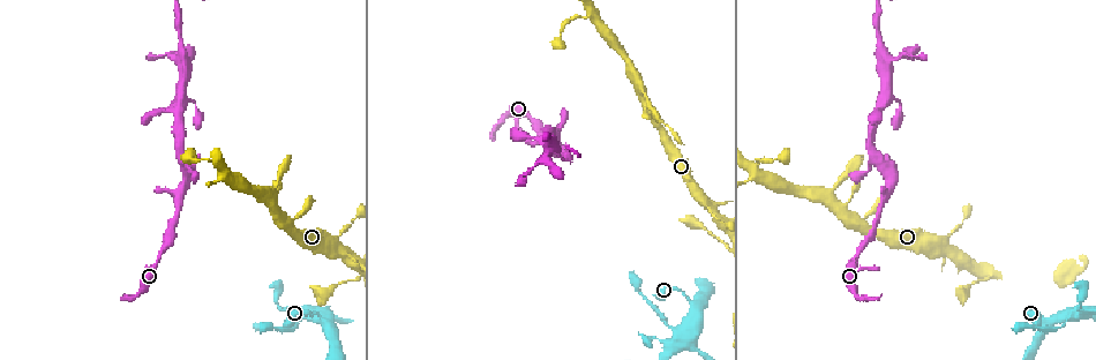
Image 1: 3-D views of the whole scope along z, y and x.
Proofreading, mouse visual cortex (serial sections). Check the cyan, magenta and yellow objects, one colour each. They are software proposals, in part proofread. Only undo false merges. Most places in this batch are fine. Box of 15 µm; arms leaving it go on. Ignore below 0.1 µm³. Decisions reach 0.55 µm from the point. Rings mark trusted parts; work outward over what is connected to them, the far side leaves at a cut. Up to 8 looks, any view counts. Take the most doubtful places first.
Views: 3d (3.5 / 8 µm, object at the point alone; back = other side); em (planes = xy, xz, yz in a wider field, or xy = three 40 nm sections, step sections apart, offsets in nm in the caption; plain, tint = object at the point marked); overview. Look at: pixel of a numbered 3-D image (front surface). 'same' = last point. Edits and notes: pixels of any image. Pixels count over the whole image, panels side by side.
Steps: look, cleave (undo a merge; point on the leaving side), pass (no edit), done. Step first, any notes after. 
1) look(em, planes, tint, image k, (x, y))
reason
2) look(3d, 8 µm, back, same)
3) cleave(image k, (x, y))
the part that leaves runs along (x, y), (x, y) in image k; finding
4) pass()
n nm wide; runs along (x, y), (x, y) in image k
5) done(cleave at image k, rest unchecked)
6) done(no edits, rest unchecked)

look(3d, 3.5 µm, image 1, (688, 325))
four arms meet

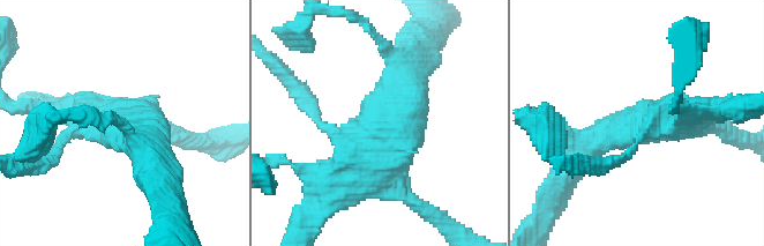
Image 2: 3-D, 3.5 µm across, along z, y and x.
pass()
runs along (398, 60), (391, 140), (342, 172) in image 2; continuous, no second cell

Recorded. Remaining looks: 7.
look(3d, 3.5 µm, image 1, (337, 244))

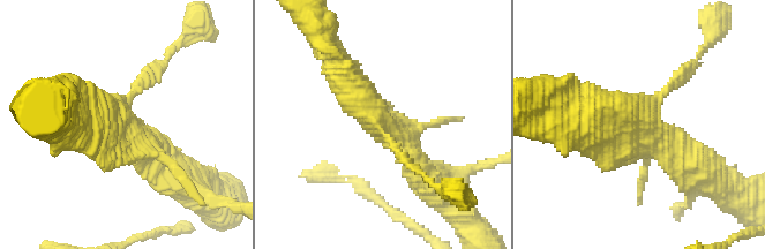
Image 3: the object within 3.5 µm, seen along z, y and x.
look(em, planes, tint, image 3, (376, 123))

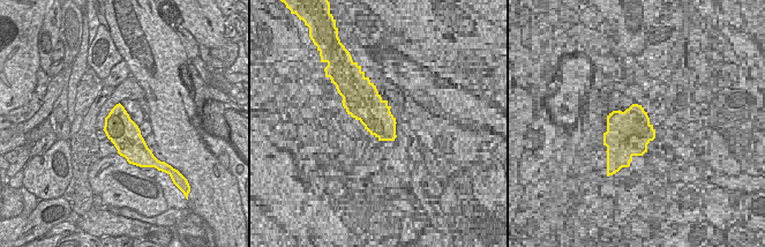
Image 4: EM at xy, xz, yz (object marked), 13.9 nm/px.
pass()
all the same cell

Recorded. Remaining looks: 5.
look(3d, 3.5 µm, image 1, (553, 145))

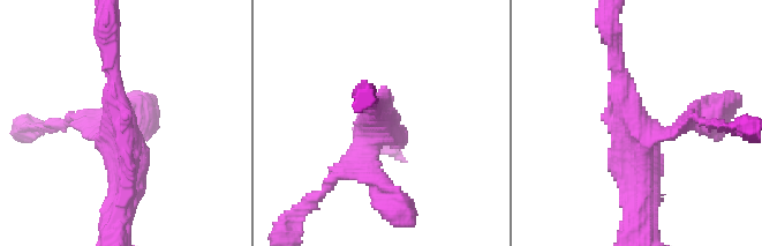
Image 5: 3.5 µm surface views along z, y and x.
look(em, xy, step 5, tint, image 5, (646, 140))

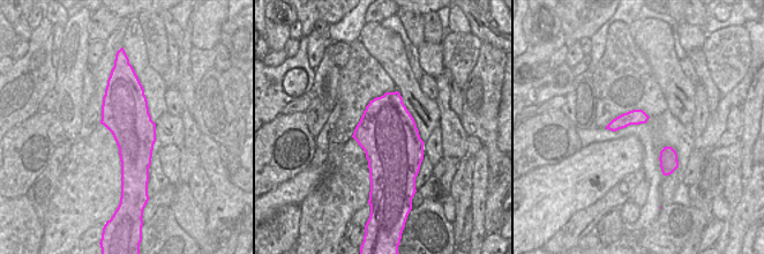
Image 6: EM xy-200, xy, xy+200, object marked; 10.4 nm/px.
pass()
600 nm wide; runs along (638, 217), (644, 139), (617, 68) in image 5; one cell here

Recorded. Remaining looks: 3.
look(3d, 8 µm, image 1, (592, 12))
small branch off a trunk

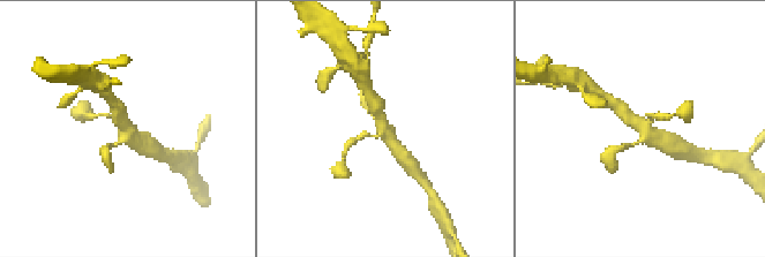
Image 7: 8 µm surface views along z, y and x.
look(3d, 3.5 µm, image 7, (125, 126))
zoom in

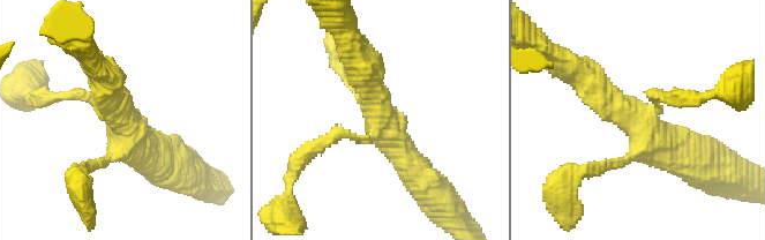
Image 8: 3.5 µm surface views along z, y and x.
look(em, xy, step 2, tint, image 8, (645, 121))
4 arms; arms of 150, 200, 350, 450 nm

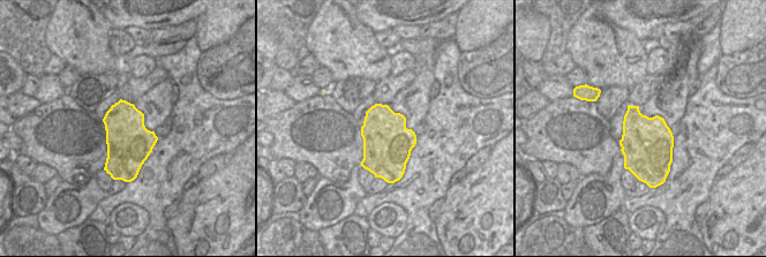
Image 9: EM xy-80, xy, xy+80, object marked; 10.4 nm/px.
pass()
runs along (159, 159), (106, 106), (57, 96) in image 8; all the same cell

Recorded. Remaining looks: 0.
done(no edits, rest unchecked)

